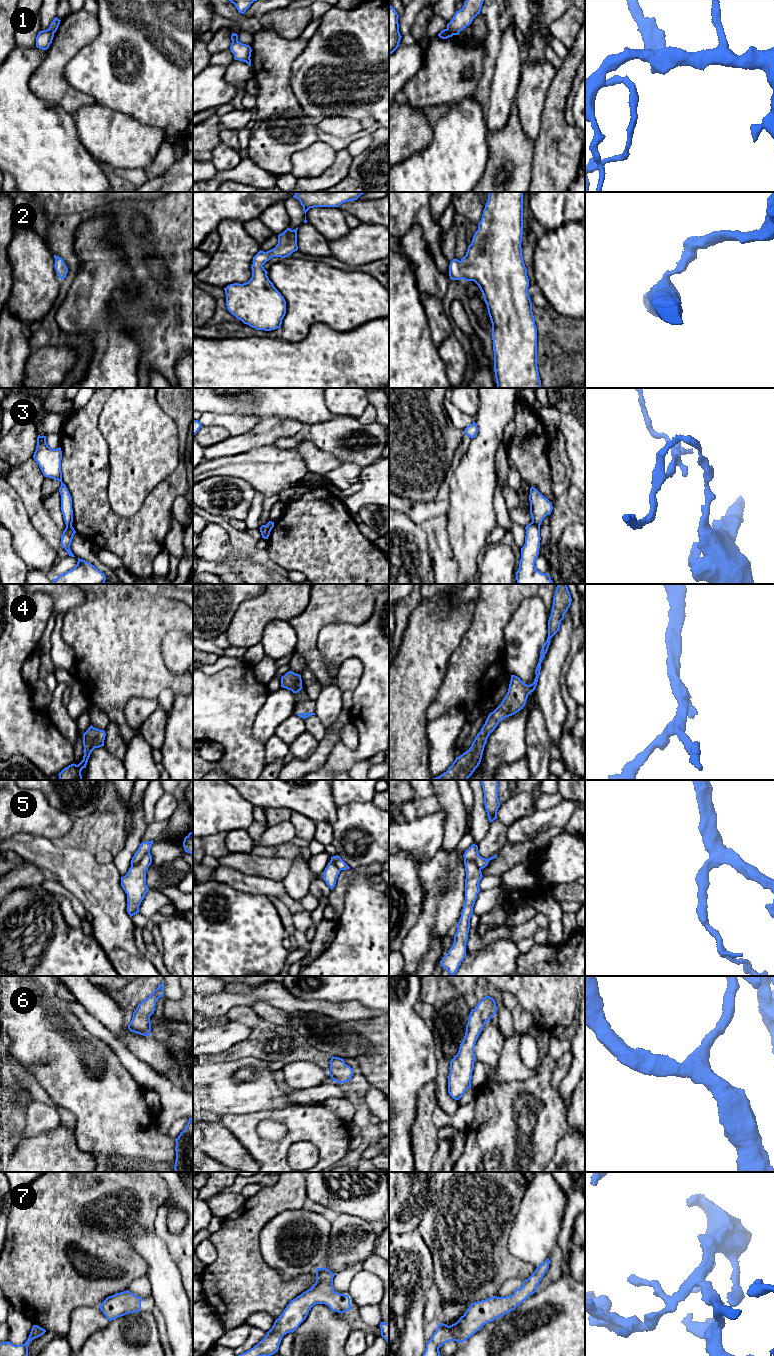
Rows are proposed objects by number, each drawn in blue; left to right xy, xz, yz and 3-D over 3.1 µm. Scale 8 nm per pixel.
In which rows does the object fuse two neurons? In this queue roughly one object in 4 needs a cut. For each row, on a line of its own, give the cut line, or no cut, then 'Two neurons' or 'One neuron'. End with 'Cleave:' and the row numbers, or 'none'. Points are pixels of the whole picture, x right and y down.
1: Split along yz (446, 29), (453, 34). Two neurons
2: No split. One neuron
3: Split along yz (532, 521), (539, 527). Two neurons
4: No split. One neuron
5: Split along xy (150, 855), (131, 866). Two neurons
6: No split. One neuron
7: No split. One neuron
Cleave: 1, 3, 5

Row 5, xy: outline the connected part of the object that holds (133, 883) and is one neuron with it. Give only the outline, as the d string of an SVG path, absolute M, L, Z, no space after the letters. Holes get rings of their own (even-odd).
M152 856L145 857L121 877L121 886L127 894L127 912L130 917L139 913L139 906L149 890L146 885L146 871L151 863Z

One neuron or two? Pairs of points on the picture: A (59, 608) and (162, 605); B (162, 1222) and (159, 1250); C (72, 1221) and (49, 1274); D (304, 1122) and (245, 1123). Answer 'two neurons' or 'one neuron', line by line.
A: two neurons
B: two neurons
C: one neuron
D: one neuron

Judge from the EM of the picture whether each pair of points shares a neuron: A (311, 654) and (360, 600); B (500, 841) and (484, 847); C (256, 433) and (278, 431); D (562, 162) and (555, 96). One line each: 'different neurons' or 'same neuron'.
A: same neuron
B: same neuron
C: same neuron
D: same neuron

